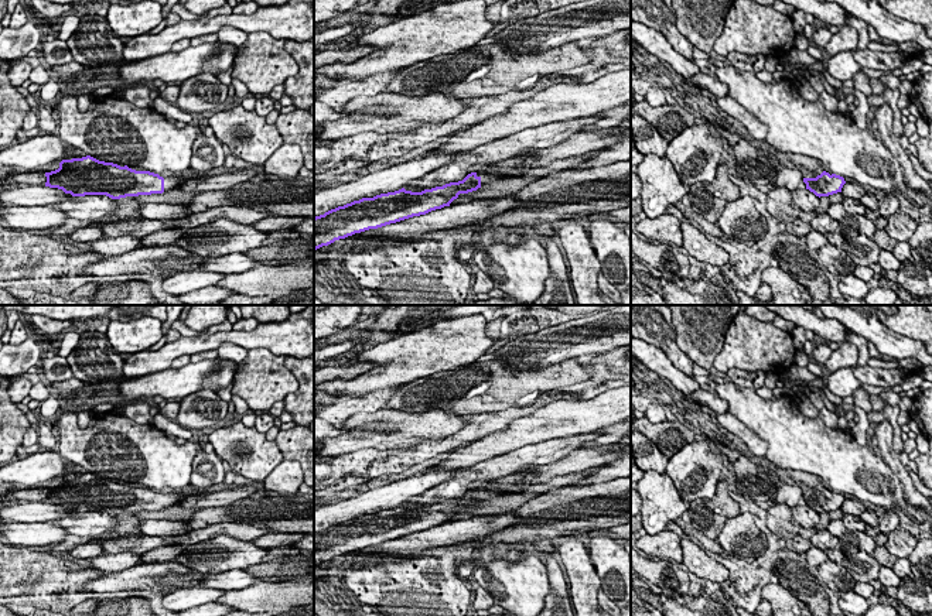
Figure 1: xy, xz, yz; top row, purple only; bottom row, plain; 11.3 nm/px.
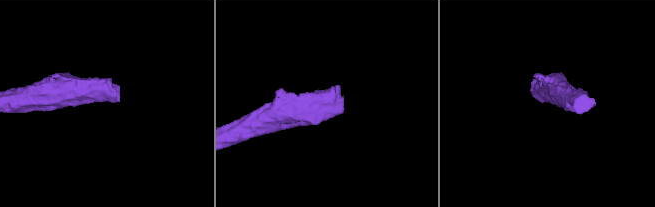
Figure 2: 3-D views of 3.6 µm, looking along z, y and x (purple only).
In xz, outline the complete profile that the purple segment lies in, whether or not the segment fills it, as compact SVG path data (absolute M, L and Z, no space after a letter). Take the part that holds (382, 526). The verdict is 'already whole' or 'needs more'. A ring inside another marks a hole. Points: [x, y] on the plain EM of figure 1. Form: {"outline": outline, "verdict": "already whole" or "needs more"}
{"outline": "M491 480L487 487L479 486L478 489L471 489L458 499L450 499L421 509L412 509L402 504L331 526L314 534L314 567L355 550L378 545L450 523L460 510L477 507L494 497L512 494L509 492L501 492L498 489L499 485L499 480Z", "verdict": "needs more"}

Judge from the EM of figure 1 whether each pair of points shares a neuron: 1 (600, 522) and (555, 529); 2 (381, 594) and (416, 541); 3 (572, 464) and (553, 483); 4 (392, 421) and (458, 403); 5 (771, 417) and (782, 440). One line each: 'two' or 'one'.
1: one
2: two
3: two
4: two
5: one

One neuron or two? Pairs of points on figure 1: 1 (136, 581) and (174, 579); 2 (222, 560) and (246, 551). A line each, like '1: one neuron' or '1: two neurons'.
1: one neuron
2: one neuron

